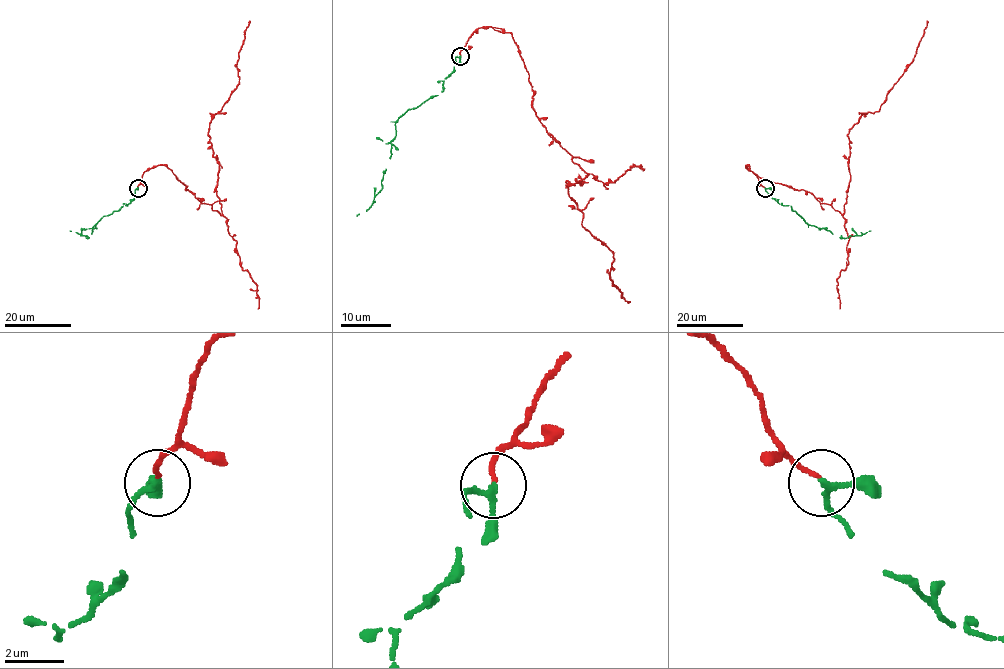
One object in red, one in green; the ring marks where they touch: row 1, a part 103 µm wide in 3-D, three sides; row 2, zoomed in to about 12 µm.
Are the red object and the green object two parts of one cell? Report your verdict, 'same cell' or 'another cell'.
same cell

